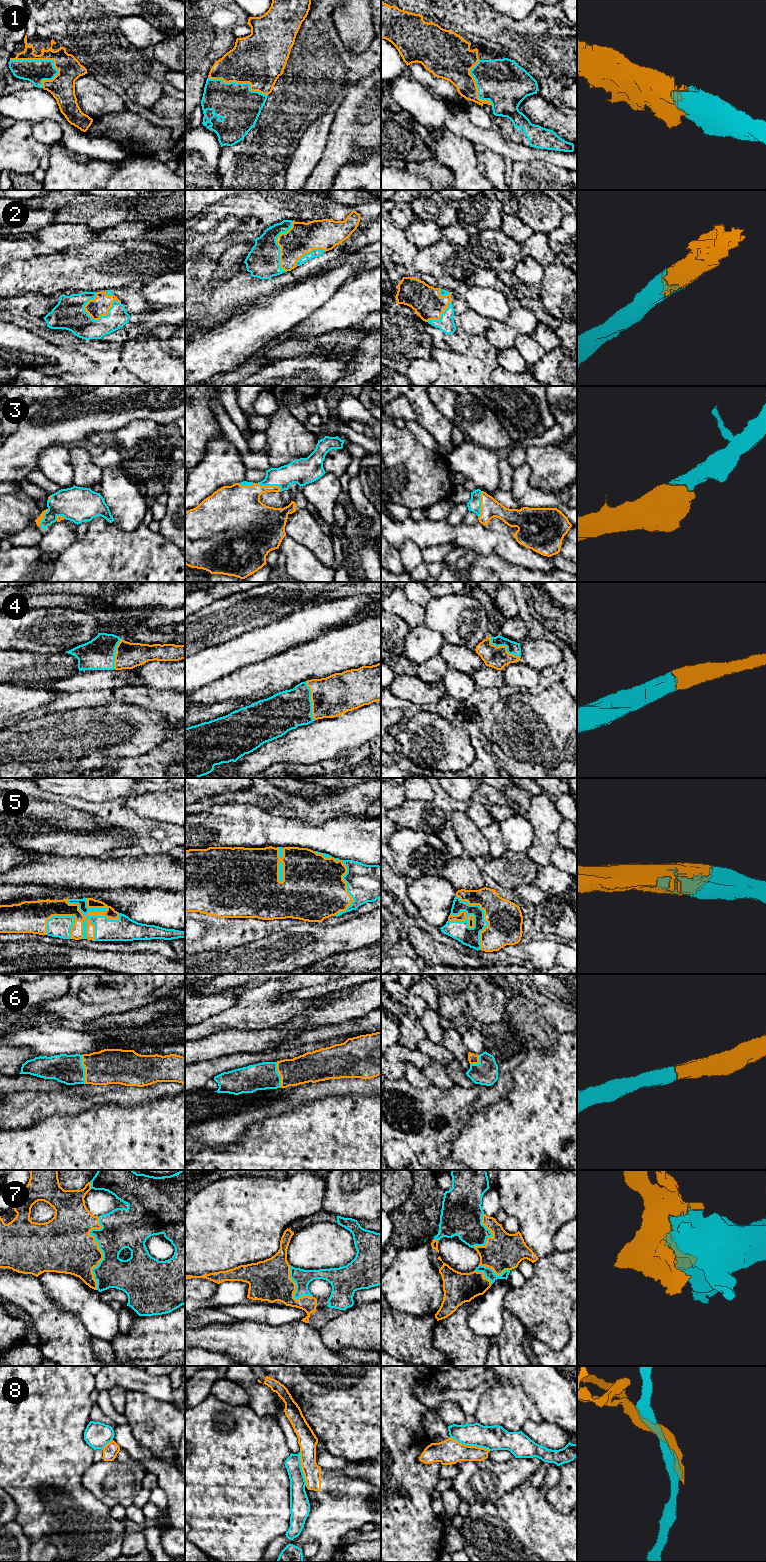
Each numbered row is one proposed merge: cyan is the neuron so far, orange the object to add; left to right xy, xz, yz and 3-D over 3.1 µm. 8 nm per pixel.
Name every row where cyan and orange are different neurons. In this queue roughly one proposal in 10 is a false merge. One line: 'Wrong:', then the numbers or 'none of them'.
Wrong: 8

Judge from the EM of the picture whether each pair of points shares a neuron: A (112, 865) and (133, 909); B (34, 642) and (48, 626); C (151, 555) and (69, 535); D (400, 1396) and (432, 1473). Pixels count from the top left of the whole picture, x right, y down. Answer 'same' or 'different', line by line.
A: different
B: same
C: different
D: same

